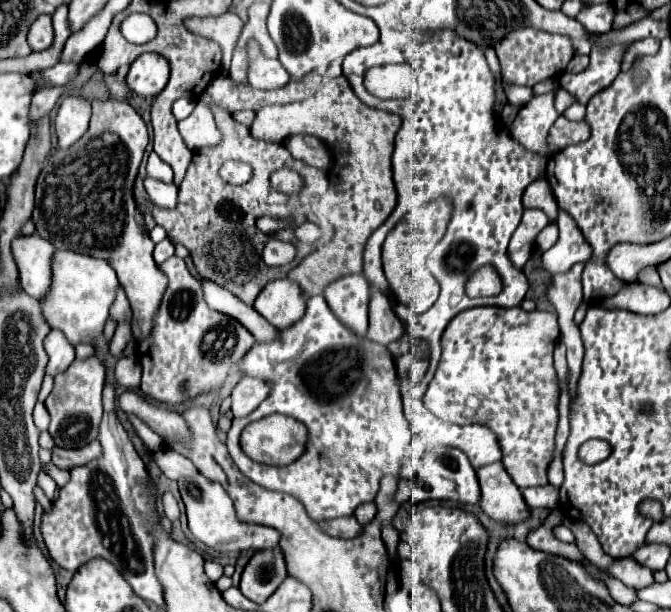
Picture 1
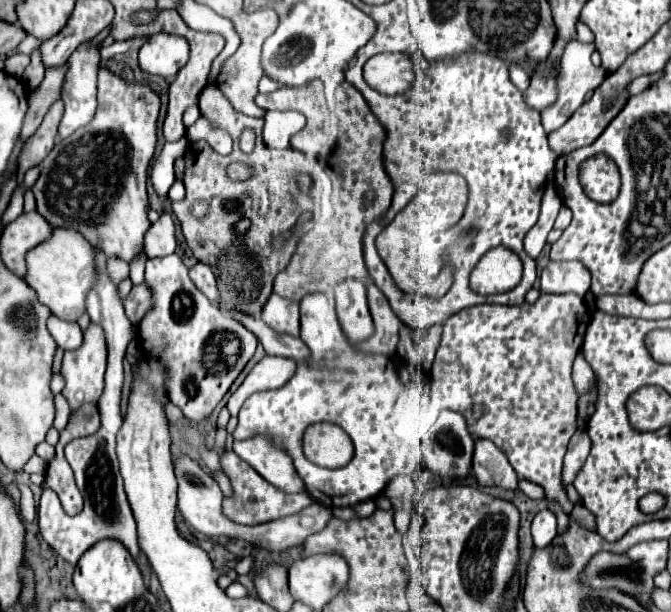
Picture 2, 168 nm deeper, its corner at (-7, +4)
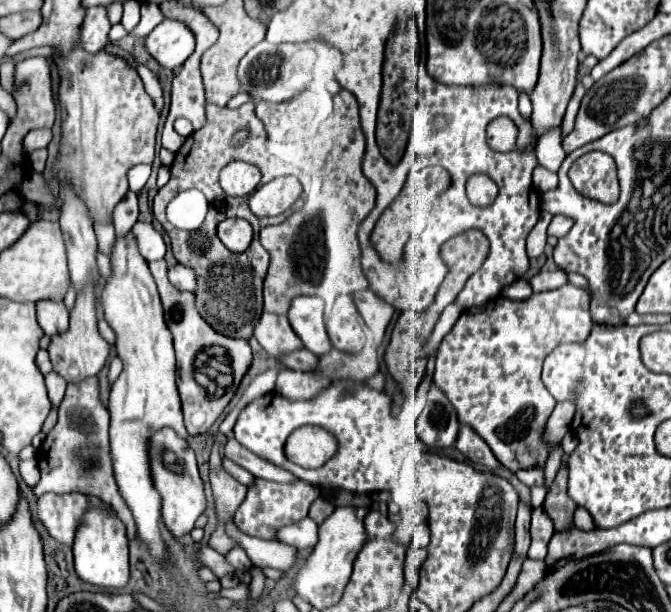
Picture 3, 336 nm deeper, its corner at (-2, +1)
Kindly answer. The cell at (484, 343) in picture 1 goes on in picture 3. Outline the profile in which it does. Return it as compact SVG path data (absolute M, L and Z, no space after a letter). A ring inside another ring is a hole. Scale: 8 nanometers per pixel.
M564 285L560 289L554 289L554 291L544 291L544 293L534 293L530 299L526 301L512 301L508 297L496 297L492 299L488 305L484 307L476 307L476 309L468 309L464 311L456 325L452 327L452 331L442 339L440 347L438 347L438 353L436 353L436 369L434 369L434 385L440 387L440 391L444 391L444 395L448 397L448 401L456 407L456 413L458 413L458 421L460 425L468 425L470 429L474 429L480 437L484 437L484 441L488 443L488 447L492 449L492 453L496 455L496 459L506 467L510 469L512 473L516 473L518 469L532 469L532 467L544 467L552 449L558 445L558 443L546 443L542 437L544 437L544 429L546 429L546 421L548 417L552 415L554 411L554 405L556 405L556 399L552 399L552 395L548 393L548 389L544 387L542 379L540 379L540 373L542 373L542 363L546 359L548 353L552 353L558 345L564 345L564 343L584 343L588 339L592 331L592 317L590 317L590 295L584 291L584 289L578 289L574 285Z

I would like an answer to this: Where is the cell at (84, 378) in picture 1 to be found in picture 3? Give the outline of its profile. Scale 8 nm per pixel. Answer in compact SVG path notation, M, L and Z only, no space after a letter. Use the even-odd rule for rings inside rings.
M88 287L82 295L76 297L76 305L70 313L70 327L66 333L52 337L52 343L48 347L50 361L54 365L54 371L66 379L66 383L80 383L88 377L94 377L102 371L106 365L106 359L110 355L110 343L98 333L98 319L94 309L96 293L92 287Z

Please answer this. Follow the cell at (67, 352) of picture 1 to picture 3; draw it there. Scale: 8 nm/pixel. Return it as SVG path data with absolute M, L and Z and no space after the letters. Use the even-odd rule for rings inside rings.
M40 301L36 303L36 313L38 313L38 323L48 337L68 331L68 311L64 303Z

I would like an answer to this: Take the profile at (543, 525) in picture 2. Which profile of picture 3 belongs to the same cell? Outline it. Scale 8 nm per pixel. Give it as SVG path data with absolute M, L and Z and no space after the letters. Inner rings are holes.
M542 507L532 511L532 521L530 521L530 535L532 535L532 545L528 551L530 559L544 559L546 557L546 545L554 533L554 523L546 515Z

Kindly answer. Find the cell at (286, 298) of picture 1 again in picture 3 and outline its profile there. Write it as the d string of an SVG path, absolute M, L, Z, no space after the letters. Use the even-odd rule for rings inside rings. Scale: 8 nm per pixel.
M264 311L260 321L256 323L254 337L272 357L280 357L302 347L302 341L290 327L288 317L286 317L286 325L282 325L282 315L268 313L268 311Z

